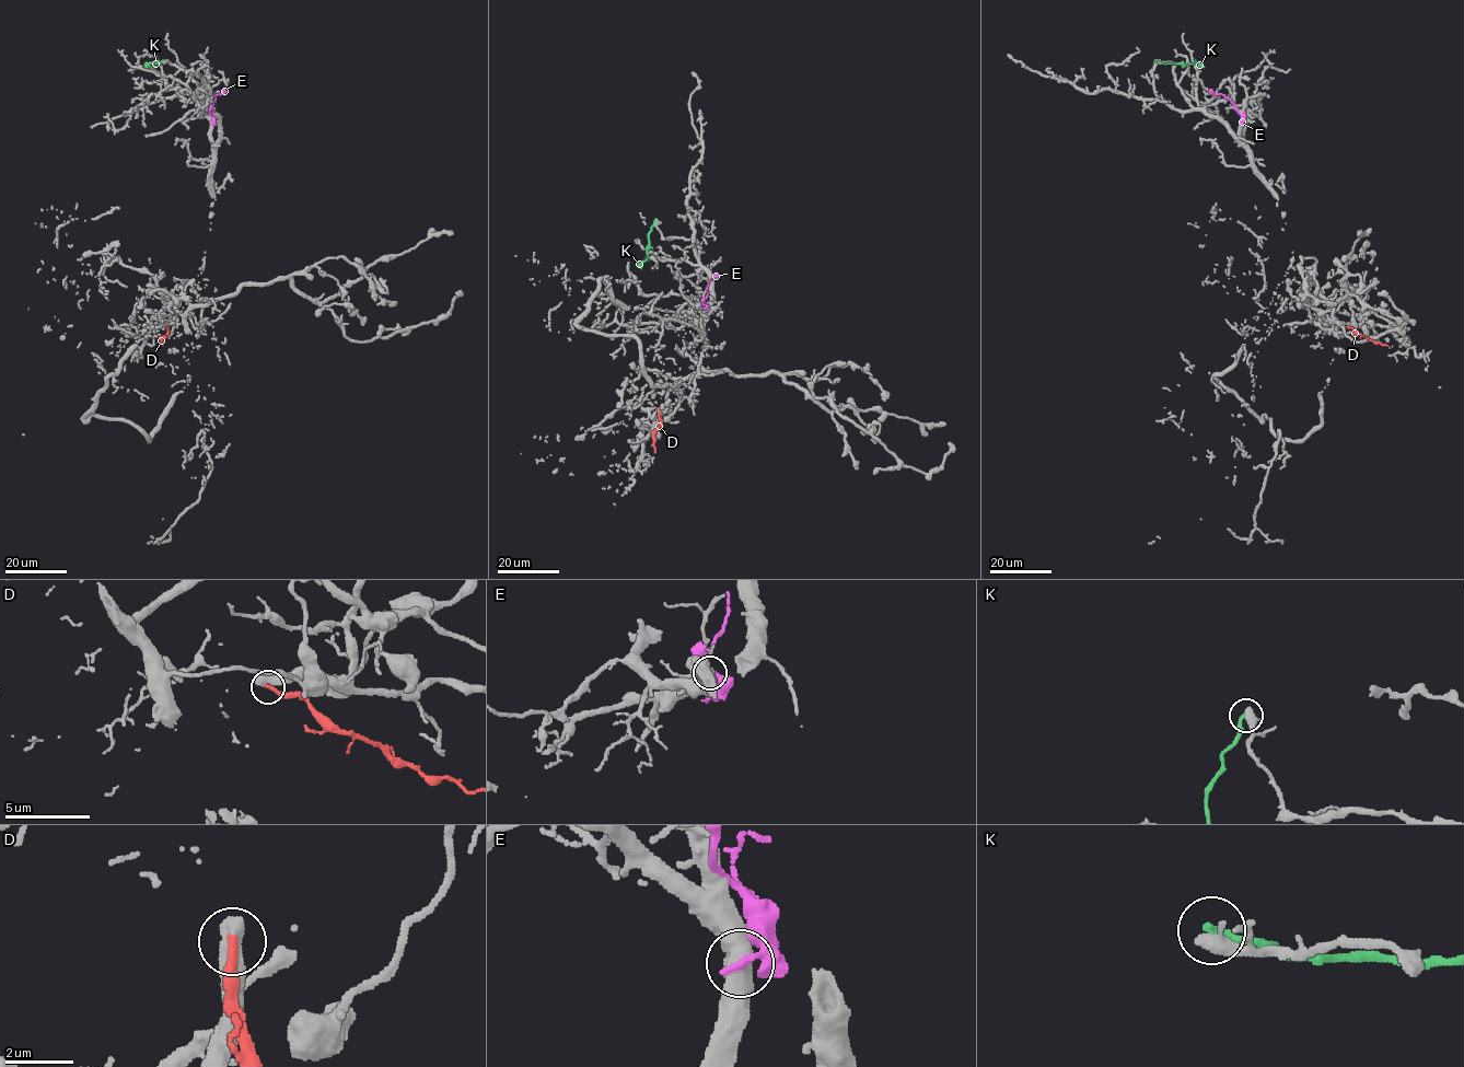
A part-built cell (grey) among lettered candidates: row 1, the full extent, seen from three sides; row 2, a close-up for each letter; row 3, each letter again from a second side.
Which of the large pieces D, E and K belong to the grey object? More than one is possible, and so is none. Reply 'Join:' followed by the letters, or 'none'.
Join: D

